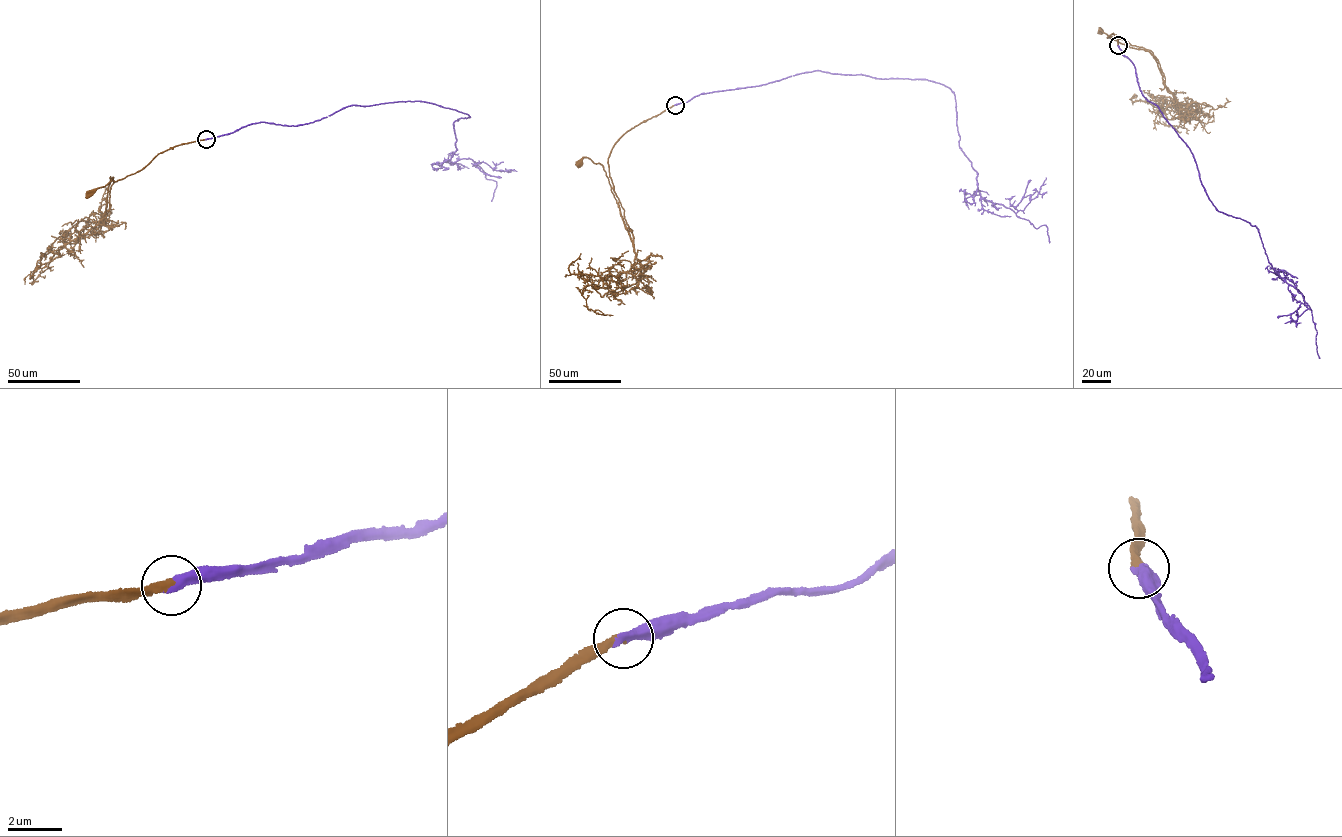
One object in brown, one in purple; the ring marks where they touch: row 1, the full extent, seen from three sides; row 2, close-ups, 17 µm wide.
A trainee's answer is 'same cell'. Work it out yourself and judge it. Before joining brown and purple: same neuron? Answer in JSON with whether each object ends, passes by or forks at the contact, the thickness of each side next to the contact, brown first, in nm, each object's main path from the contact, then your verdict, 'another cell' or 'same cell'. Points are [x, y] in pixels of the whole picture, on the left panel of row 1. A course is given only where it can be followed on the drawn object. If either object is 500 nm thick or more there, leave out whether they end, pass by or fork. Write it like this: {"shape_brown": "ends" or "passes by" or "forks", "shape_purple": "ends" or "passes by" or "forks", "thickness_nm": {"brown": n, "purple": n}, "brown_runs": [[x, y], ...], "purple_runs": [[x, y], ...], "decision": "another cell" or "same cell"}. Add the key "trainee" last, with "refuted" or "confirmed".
{"shape_brown": "ends", "shape_purple": "ends", "thickness_nm": {"brown": 320, "purple": 360}, "brown_runs": [[206, 139], [175, 146], [159, 153], [133, 174], [114, 181], [110, 176], [111, 181], [89, 194]], "purple_runs": [[206, 139], [355, 105], [432, 103], [470, 117], [453, 123], [449, 161], [470, 158], [496, 182], [491, 201]], "decision": "same cell", "trainee": "confirmed"}

